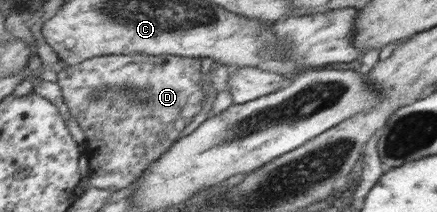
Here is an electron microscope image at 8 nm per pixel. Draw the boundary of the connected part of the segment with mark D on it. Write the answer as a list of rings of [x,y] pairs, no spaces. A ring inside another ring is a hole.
[[[134,53],[132,55],[104,55],[94,57],[83,61],[82,63],[68,66],[58,72],[57,83],[62,89],[65,103],[68,105],[72,116],[77,124],[85,131],[86,135],[86,151],[90,157],[90,175],[87,183],[81,183],[84,191],[90,186],[98,189],[126,189],[132,181],[139,179],[143,171],[150,165],[150,162],[157,162],[167,151],[167,148],[174,142],[174,139],[180,139],[182,135],[186,135],[186,127],[190,127],[190,123],[194,123],[194,119],[198,119],[198,113],[202,108],[202,75],[199,74],[199,58],[186,58],[178,55],[146,55],[145,53]]]

